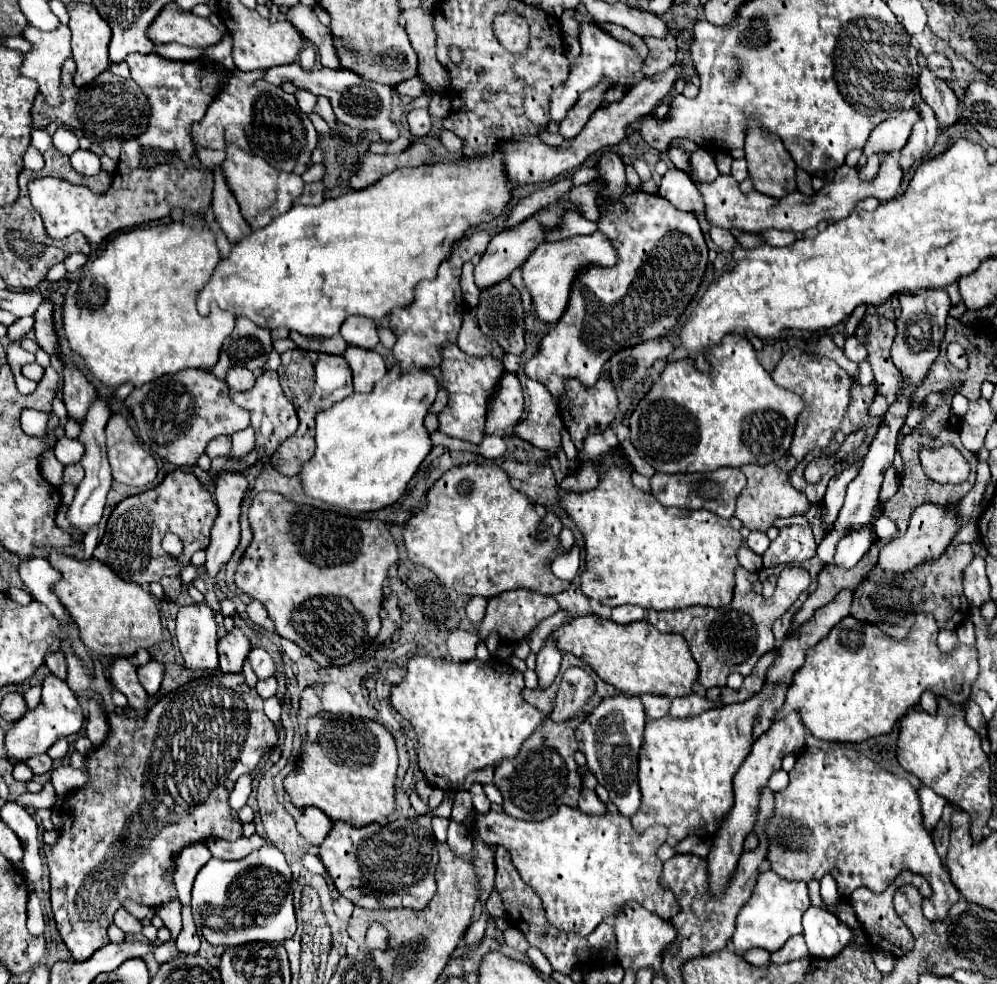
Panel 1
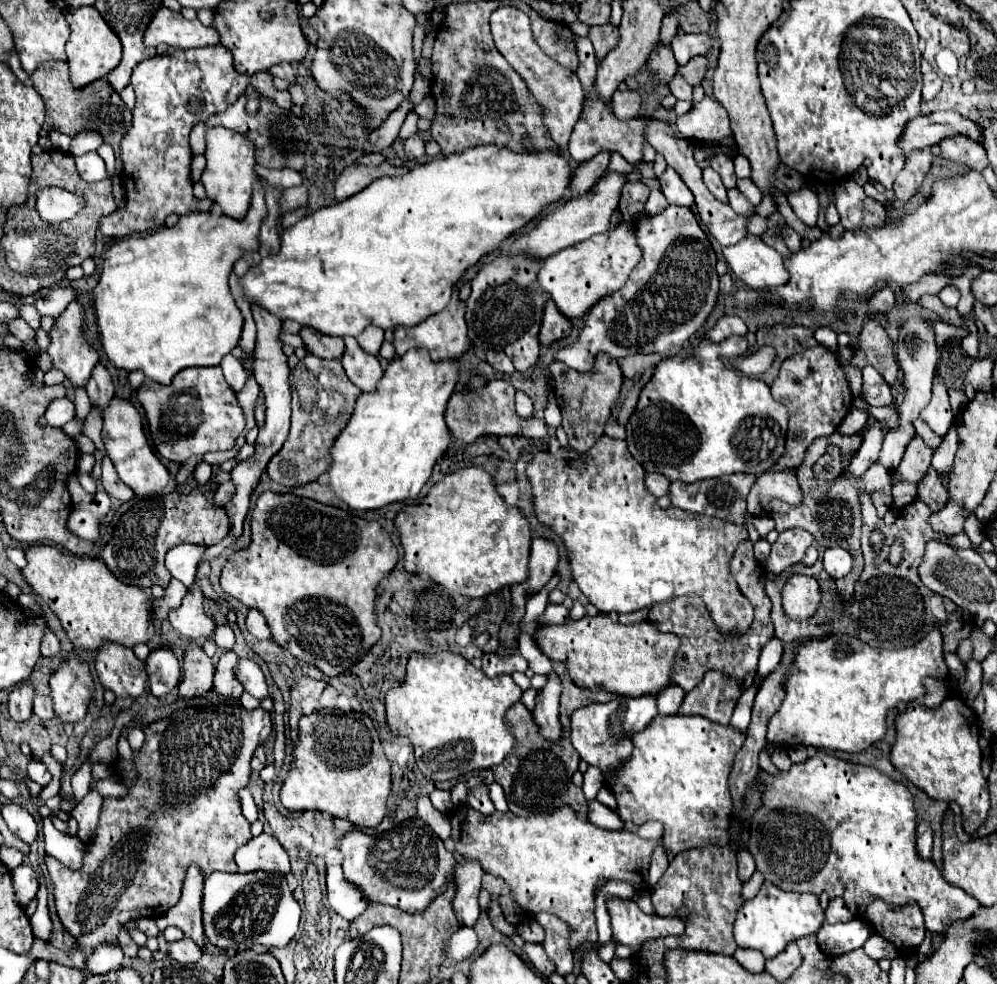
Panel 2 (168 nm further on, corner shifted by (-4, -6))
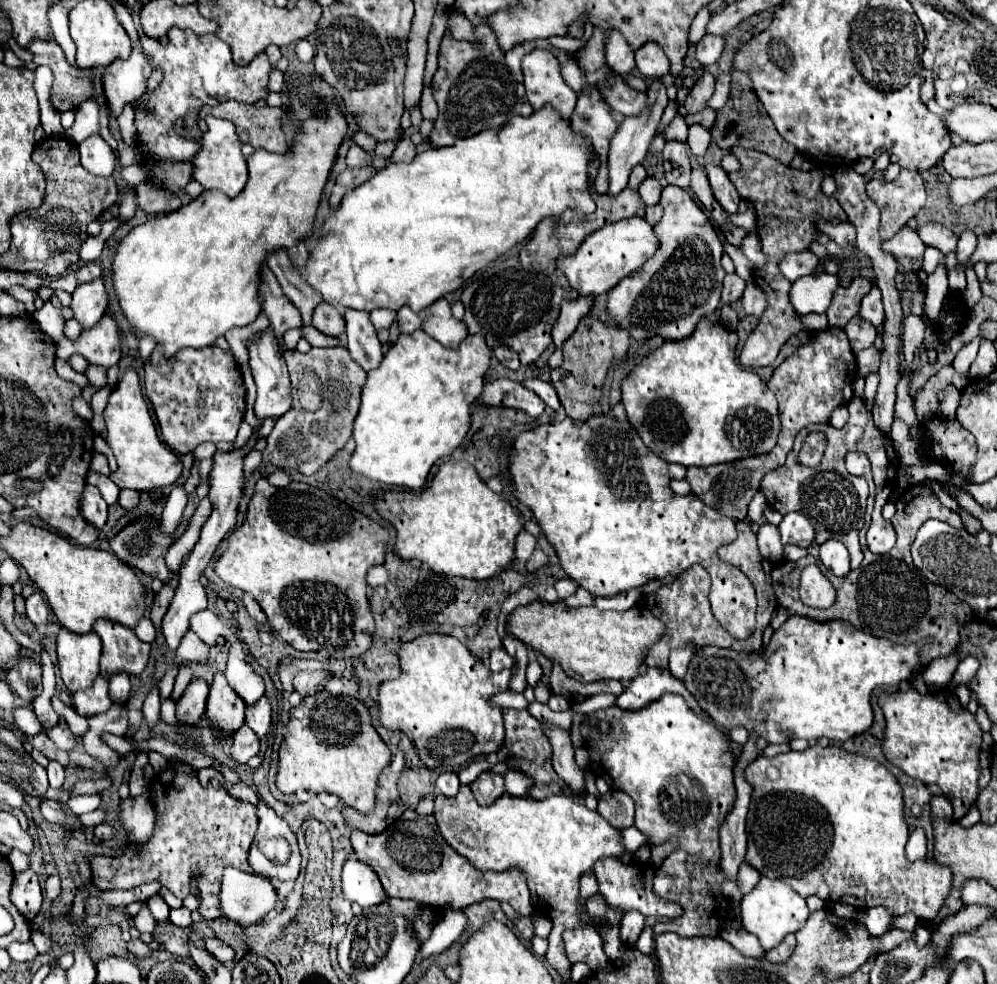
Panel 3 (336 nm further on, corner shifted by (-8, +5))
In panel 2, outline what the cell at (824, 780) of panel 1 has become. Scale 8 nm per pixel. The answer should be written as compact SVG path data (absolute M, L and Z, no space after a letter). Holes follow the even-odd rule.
M820 751L816 757L804 761L804 763L798 763L798 765L792 765L790 771L786 771L782 777L770 777L768 775L768 789L764 791L764 799L762 799L762 807L754 813L752 817L752 823L750 823L750 831L748 831L748 851L754 855L756 859L756 869L764 873L766 881L772 881L774 885L778 885L780 889L784 891L798 891L798 893L814 893L814 895L820 895L820 893L828 893L830 899L834 897L842 897L846 901L846 907L856 915L860 917L860 909L866 905L860 901L862 893L868 893L868 901L872 899L884 899L888 903L894 903L894 905L902 905L902 903L908 903L908 901L916 901L920 903L922 907L922 913L924 913L924 921L926 921L926 929L932 931L932 933L940 933L944 931L950 923L954 921L964 921L968 917L972 917L976 913L976 909L980 907L980 903L976 899L972 899L970 895L966 895L962 889L954 887L954 885L948 885L942 877L942 873L938 871L938 867L930 861L930 859L922 859L916 851L916 807L914 807L914 799L912 799L912 793L908 791L906 785L902 783L896 783L892 781L888 775L880 773L878 769L874 767L866 767L866 765L856 765L856 763L850 763L850 761L842 761L830 753L824 753Z

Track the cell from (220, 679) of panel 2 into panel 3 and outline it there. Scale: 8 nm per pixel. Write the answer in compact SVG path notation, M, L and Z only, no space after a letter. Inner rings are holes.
M222 672L214 676L214 684L210 686L208 704L206 704L206 718L208 726L216 738L228 738L240 730L244 724L244 708L246 704L240 696L228 686Z

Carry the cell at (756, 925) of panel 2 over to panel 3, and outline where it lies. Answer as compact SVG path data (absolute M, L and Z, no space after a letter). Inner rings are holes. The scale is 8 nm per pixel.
M762 876L756 888L742 898L742 926L744 930L758 936L764 950L770 950L780 944L786 934L798 932L806 924L808 914L810 912L806 900L798 892L788 888L788 884L780 880L770 880L766 876Z

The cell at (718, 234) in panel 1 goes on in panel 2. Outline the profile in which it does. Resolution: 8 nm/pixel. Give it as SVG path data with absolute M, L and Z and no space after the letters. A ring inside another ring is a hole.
M748 235L732 247L722 247L722 251L732 273L748 287L778 287L788 281L782 255L764 245L758 235Z

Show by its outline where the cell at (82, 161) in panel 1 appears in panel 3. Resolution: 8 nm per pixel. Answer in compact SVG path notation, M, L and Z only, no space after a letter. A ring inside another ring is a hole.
M100 134L88 136L78 146L78 150L82 156L82 166L88 168L88 172L92 172L96 176L110 176L114 172L116 156Z

